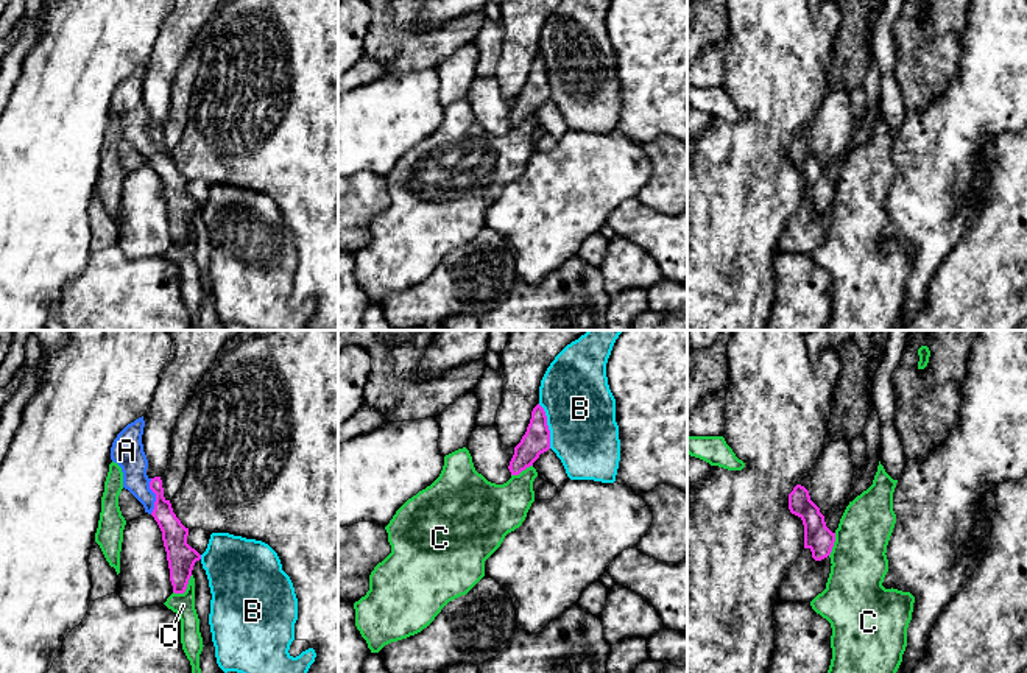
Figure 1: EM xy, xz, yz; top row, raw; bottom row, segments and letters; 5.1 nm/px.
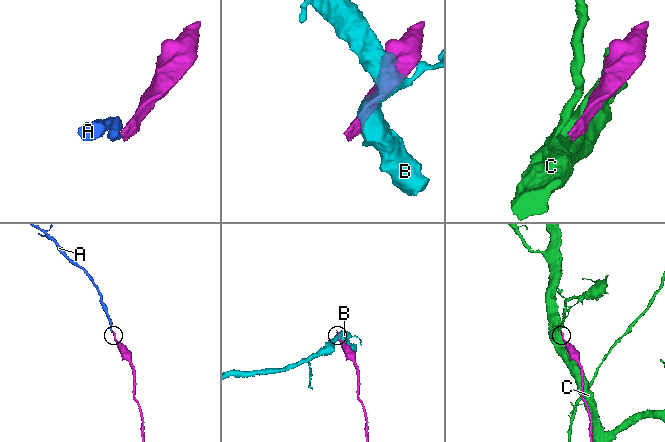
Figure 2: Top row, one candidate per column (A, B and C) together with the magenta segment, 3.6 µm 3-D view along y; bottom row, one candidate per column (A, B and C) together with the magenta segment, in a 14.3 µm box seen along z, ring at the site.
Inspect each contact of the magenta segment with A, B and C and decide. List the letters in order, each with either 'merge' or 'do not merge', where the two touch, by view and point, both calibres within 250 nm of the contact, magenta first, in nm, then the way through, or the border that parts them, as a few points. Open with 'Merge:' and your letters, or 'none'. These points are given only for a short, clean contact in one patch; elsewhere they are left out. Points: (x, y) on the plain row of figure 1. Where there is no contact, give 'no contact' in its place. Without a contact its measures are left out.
Merge: A
A: merge; contact xy (156, 147); calibres 130 and 150 nm; way xy (175, 186), (156, 156), (156, 147), (134, 125), (130, 106)
B: do not merge; contact xz (547, 77); calibres 140 and 360 nm
C: do not merge; contact xy (186, 239); calibres 150 and 110 nm

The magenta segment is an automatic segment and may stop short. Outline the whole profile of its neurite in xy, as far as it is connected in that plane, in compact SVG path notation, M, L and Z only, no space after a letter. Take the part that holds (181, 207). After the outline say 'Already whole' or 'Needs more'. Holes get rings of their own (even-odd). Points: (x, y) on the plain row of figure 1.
M143 67L128 75L114 90L111 111L122 118L123 139L128 140L151 165L162 182L167 203L170 232L175 245L184 245L192 221L201 206L187 195L189 179L173 164L170 151L164 148L161 128L146 126L148 111L143 103Z. Needs more

